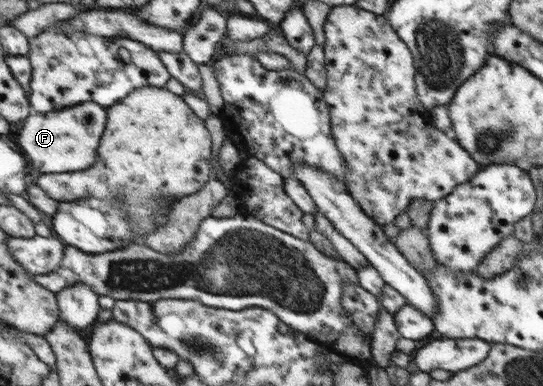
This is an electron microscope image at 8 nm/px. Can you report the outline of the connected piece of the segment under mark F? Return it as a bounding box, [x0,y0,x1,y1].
[18,103,108,174]

